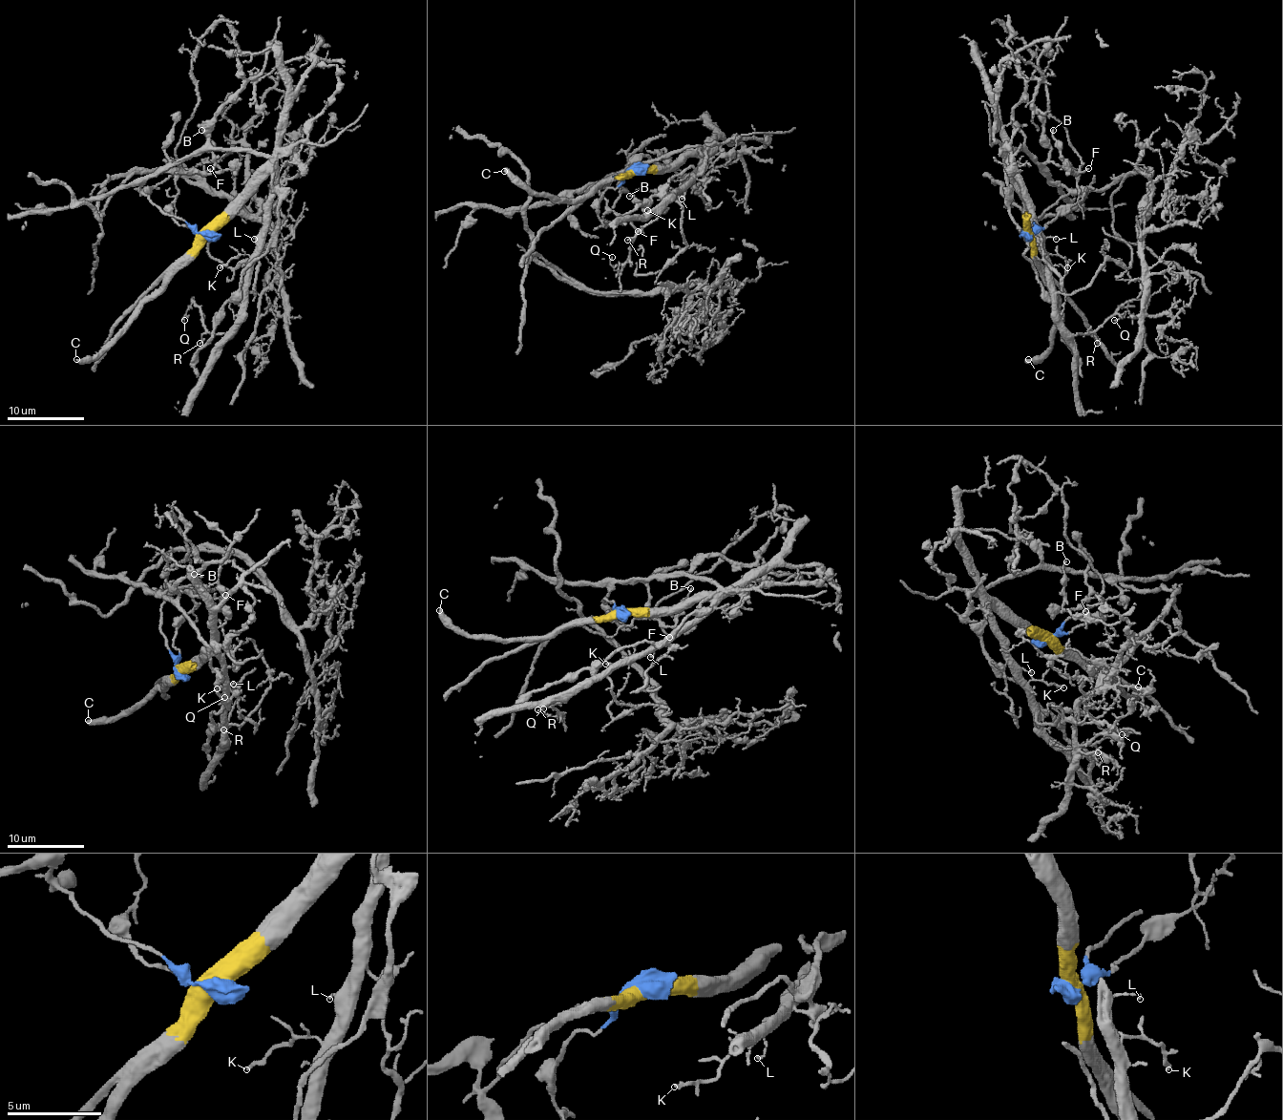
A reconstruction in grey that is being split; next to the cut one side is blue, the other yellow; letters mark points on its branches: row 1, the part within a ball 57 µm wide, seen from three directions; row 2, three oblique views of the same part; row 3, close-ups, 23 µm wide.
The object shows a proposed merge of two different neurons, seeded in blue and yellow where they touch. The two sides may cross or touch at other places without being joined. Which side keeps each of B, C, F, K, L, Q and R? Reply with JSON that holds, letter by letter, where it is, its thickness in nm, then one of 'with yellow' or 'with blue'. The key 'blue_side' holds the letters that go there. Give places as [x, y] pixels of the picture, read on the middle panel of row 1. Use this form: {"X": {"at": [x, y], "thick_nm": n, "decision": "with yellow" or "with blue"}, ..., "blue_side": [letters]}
{"B": {"at": [629, 196], "thick_nm": 140, "decision": "with blue"}, "C": {"at": [504, 171], "thick_nm": 440, "decision": "with yellow"}, "F": {"at": [638, 231], "thick_nm": 150, "decision": "with blue"}, "K": {"at": [647, 210], "thick_nm": 190, "decision": "with yellow"}, "L": {"at": [682, 199], "thick_nm": 100, "decision": "with yellow"}, "Q": {"at": [612, 257], "thick_nm": 90, "decision": "with yellow"}, "R": {"at": [627, 240], "thick_nm": 110, "decision": "with yellow"}, "blue_side": ["B", "F"]}

